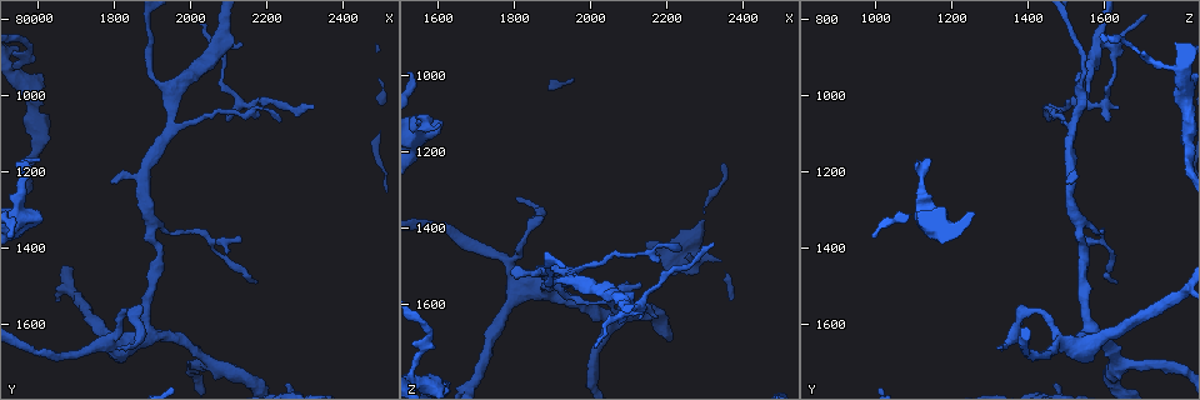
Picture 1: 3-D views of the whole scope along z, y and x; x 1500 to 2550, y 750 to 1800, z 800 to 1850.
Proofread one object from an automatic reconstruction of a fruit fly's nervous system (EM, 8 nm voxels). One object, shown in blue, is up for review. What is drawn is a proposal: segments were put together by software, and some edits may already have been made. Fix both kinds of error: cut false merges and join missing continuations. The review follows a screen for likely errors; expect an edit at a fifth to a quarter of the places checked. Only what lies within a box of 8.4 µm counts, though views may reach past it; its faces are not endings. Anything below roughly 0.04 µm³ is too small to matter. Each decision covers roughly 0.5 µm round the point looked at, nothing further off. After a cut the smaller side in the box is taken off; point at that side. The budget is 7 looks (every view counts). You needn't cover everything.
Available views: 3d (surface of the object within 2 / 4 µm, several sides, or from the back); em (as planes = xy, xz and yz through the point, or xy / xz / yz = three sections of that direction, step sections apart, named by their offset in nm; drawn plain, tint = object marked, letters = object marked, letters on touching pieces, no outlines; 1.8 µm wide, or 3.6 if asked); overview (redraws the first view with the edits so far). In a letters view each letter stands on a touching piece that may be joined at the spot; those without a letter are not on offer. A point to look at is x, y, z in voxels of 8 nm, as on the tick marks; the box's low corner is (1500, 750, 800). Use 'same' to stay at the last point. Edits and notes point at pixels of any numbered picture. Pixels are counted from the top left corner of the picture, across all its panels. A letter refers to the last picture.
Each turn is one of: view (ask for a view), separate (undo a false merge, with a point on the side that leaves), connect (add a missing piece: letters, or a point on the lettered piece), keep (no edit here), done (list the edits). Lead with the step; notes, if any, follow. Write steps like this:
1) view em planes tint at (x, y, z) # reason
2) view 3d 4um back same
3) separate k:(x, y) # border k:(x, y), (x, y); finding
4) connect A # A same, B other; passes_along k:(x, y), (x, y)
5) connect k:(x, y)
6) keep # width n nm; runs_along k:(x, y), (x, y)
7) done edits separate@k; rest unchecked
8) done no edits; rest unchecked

view 3d 2um at (1890, 1620, 1555) # calibre changes

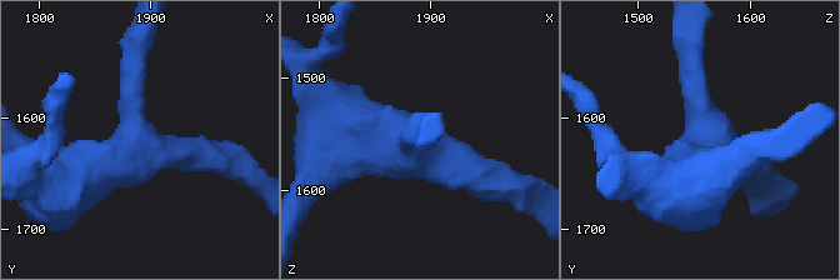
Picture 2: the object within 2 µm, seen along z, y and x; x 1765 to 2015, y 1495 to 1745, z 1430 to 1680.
view em 3.6um xy step 16 tint at (1886, 1624, 1558) # arms 3

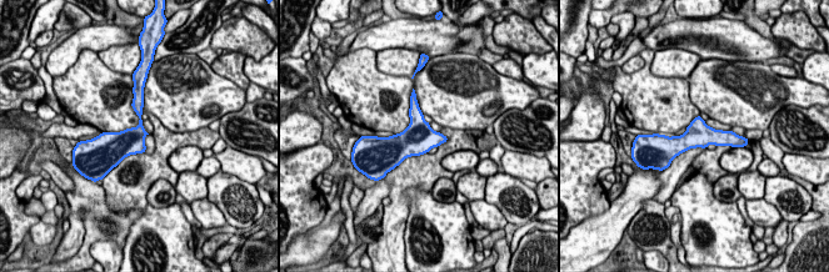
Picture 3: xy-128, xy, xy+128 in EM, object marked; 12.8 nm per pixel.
view em 3.6um planes letters same # cut it another way

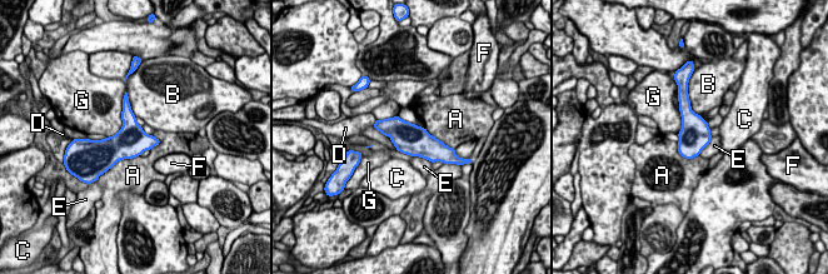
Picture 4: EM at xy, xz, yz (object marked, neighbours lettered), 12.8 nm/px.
keep # A other, B other, C other, D other, E other, F other, G other; border 4:(124, 94), (121, 126), (106, 138); one neuron here

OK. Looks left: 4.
view em planes letters at (1600, 1160, 1130) # an open end

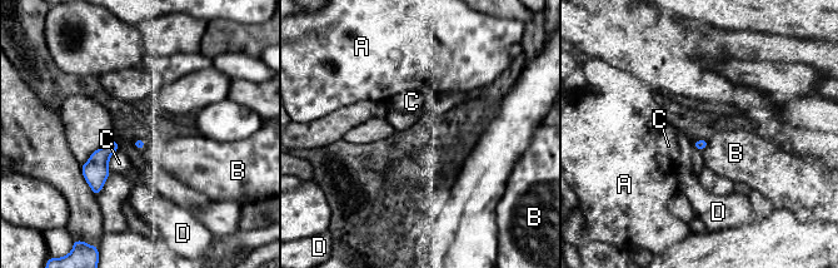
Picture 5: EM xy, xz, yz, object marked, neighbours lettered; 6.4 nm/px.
keep # A other, B other, C other, D other; border 5:(709, 140), (702, 150); none of them fits

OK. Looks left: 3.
view em yz step 16 letters at (1965, 995, 1540) # arms part here

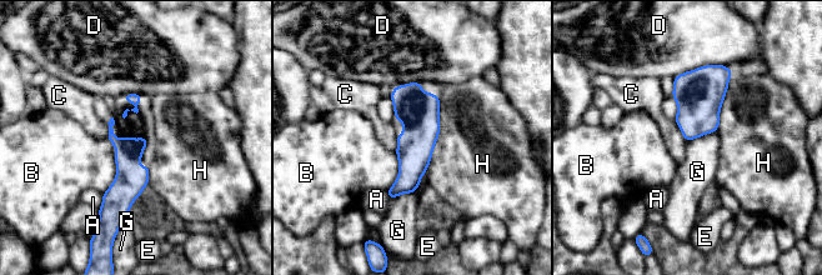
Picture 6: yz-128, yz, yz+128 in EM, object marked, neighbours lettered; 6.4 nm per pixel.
keep # width 160 nm; A other, B other, C other, D other, E other, G other, H other; border 6:(673, 119), (686, 140); continuous, no second neuron

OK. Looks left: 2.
done no edits; rest unchecked

